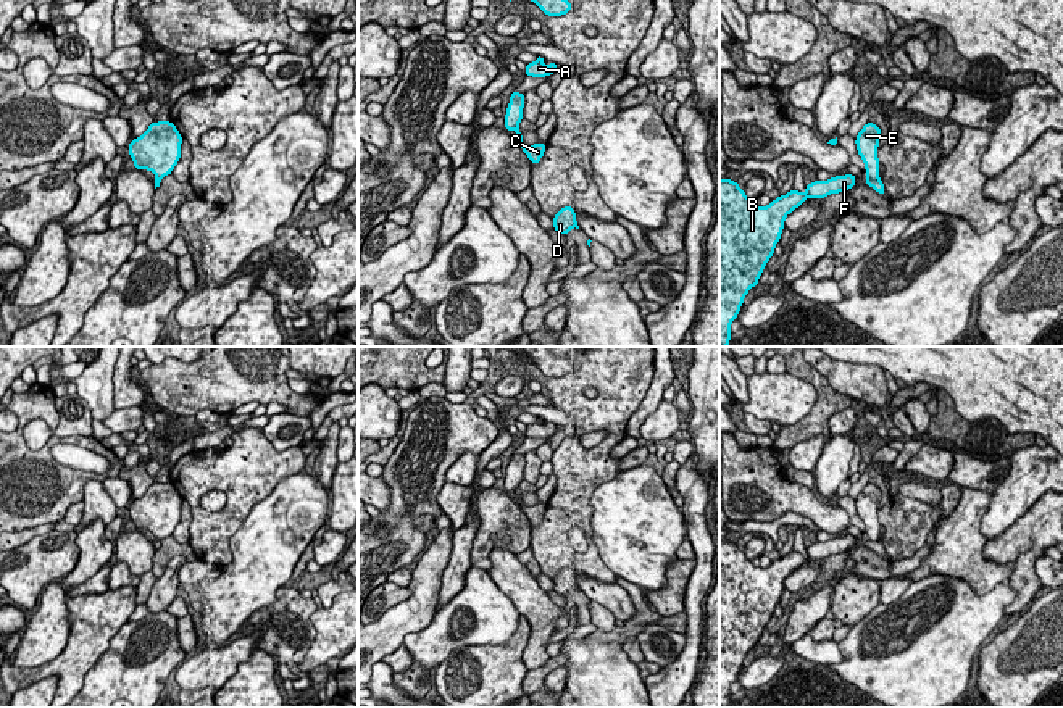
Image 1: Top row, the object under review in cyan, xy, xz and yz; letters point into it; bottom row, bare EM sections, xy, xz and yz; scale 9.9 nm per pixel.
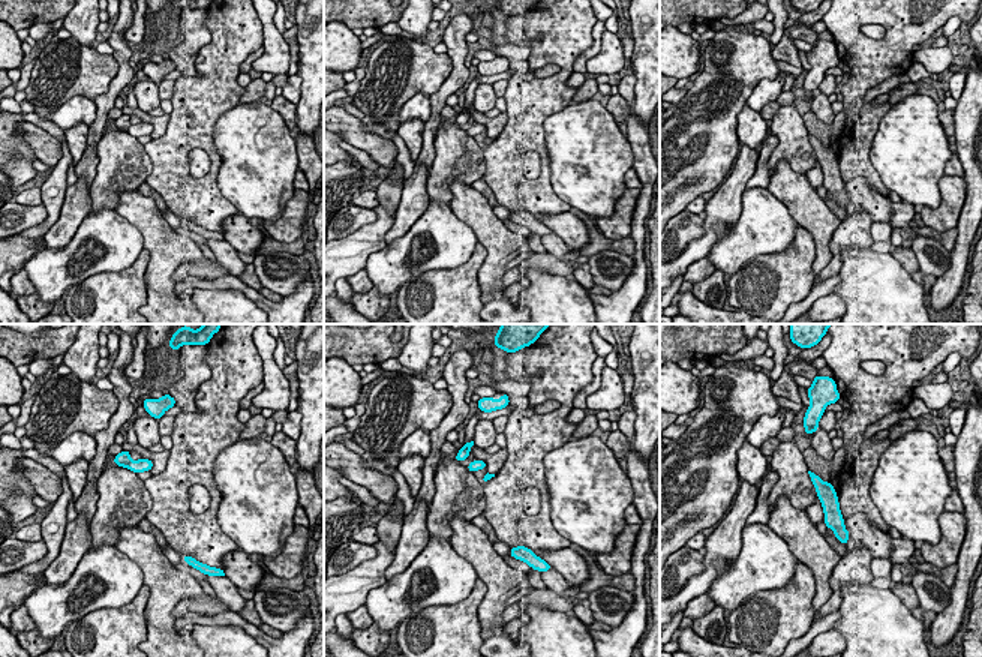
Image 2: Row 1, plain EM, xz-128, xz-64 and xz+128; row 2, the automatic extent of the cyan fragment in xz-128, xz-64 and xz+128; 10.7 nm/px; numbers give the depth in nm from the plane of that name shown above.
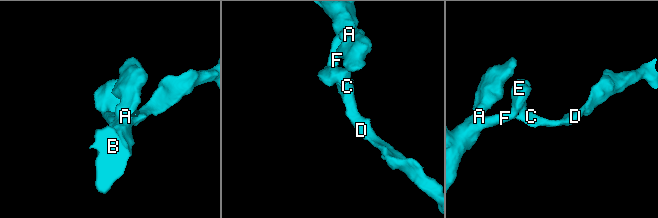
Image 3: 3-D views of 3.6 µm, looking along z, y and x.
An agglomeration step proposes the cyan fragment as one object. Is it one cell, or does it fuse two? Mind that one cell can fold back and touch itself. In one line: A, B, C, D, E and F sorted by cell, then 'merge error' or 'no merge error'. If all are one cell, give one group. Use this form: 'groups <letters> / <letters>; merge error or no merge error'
groups A B E F / C D; merge error

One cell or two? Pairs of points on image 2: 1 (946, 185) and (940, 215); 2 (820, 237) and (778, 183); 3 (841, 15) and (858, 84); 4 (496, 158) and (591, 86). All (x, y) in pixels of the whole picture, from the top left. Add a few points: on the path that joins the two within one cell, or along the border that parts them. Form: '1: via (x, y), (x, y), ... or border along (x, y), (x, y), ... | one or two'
1: via (948, 192), (948, 207) | one
2: via (820, 224), (792, 195) | one
3: via (846, 32), (850, 42), (864, 56), (864, 68) | one
4: border along (576, 89), (571, 102) | two

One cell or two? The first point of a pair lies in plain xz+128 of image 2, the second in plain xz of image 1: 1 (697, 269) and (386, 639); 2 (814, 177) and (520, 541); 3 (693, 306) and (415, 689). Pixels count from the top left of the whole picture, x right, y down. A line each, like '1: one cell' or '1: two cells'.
1: two cells
2: two cells
3: two cells

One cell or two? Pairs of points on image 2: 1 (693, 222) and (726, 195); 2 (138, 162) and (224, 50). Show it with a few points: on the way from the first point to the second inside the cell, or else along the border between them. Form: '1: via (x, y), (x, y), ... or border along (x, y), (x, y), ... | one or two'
1: border along (703, 219), (703, 233), (682, 249) | two
2: border along (143, 144), (152, 164), (152, 173), (146, 182) | two

